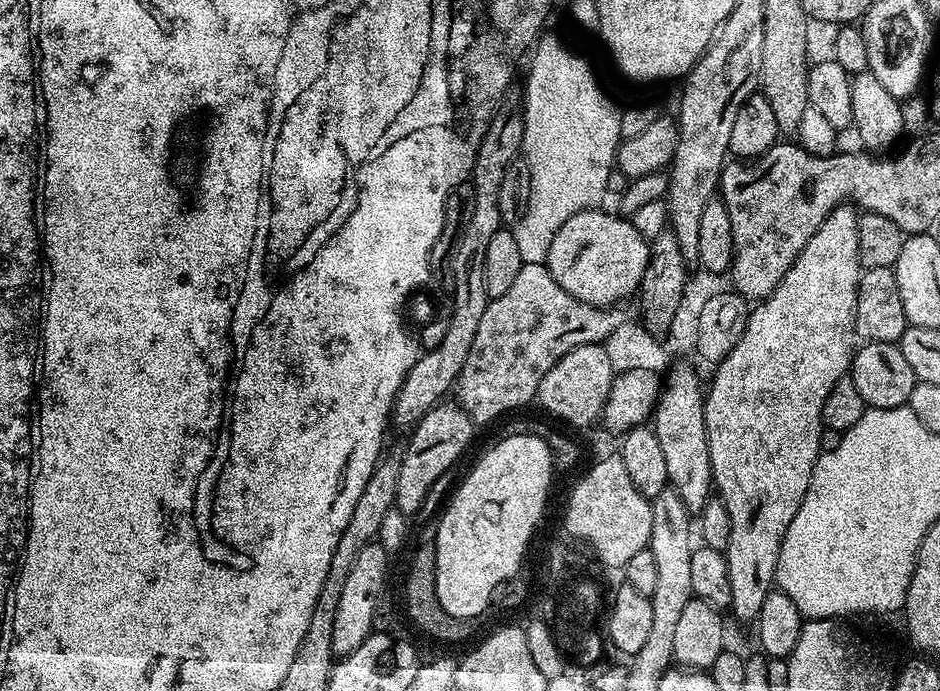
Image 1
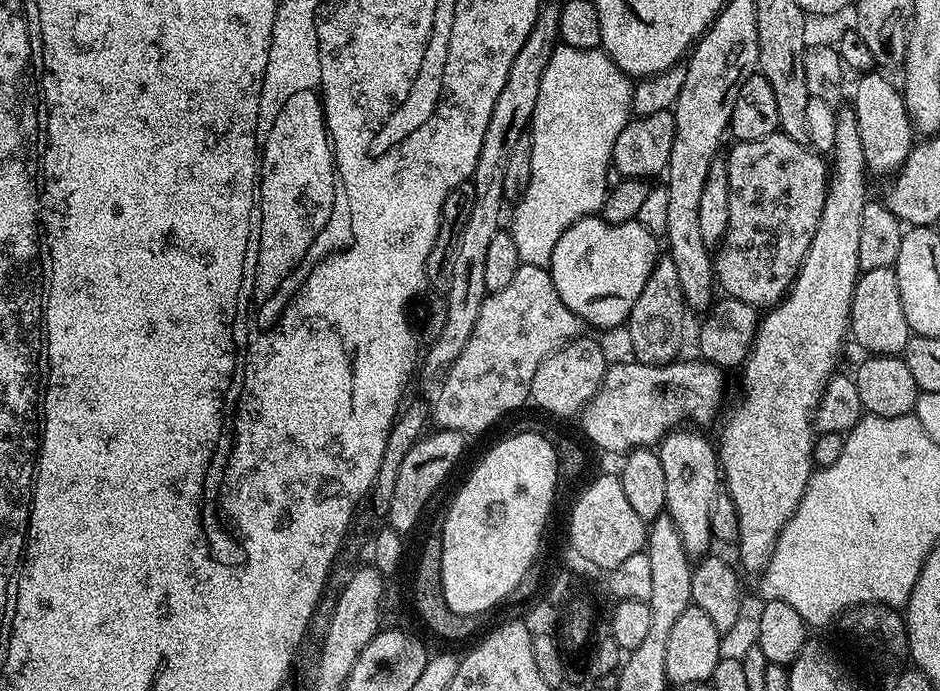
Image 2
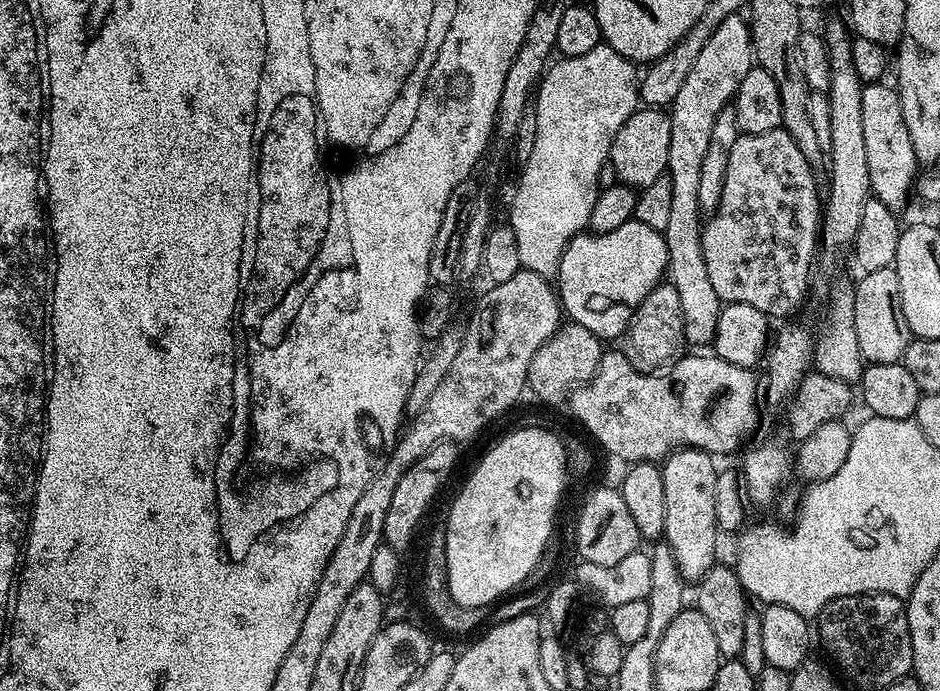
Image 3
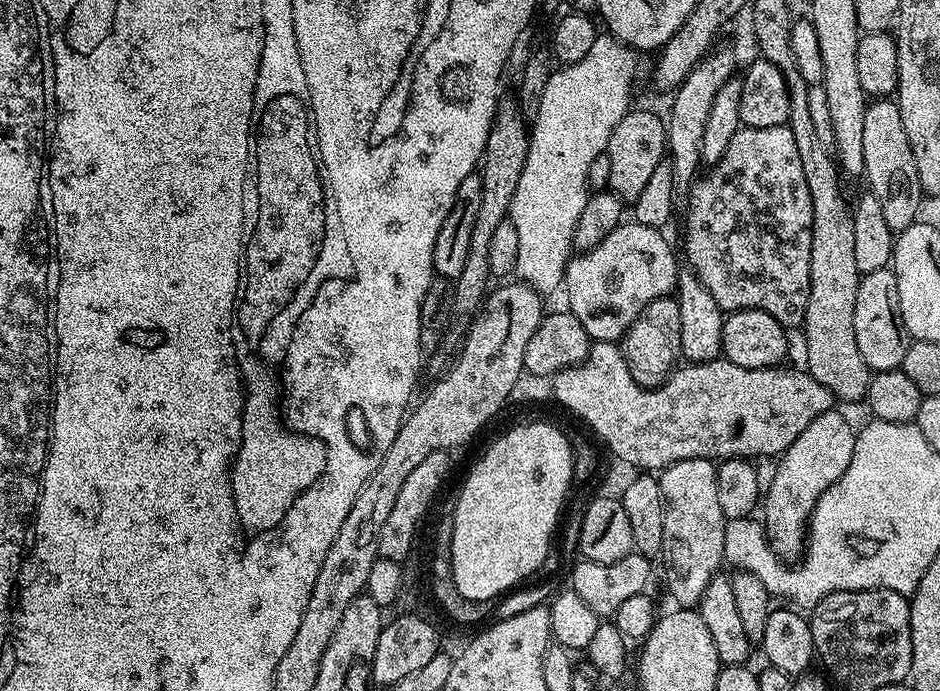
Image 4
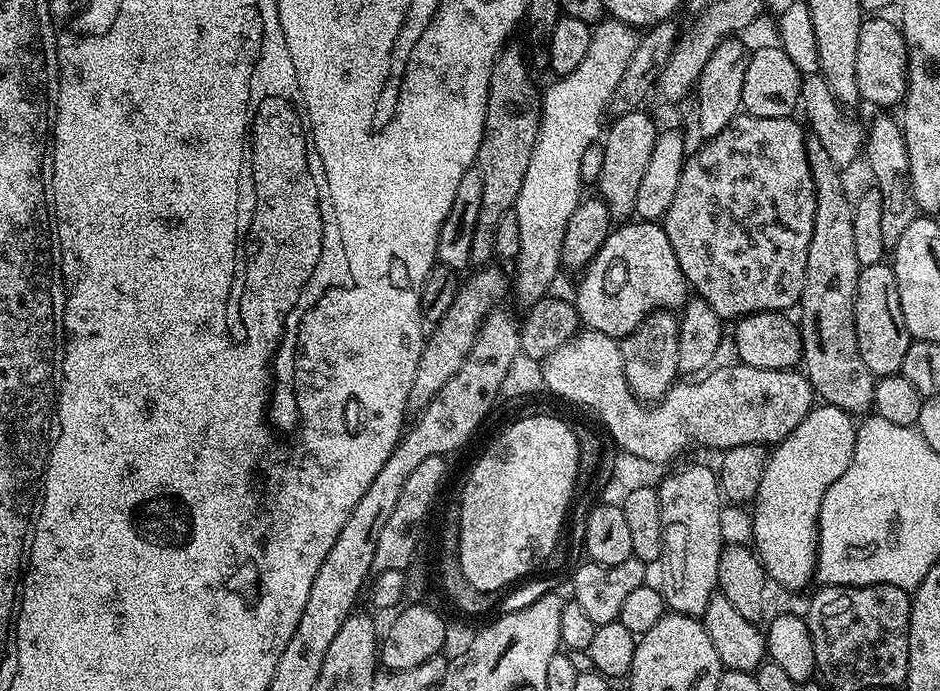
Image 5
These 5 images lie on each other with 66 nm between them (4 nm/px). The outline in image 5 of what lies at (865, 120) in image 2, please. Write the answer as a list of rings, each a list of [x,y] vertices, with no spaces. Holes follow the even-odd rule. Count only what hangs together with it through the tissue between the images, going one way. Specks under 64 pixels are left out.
[[[880,116],[872,125],[867,125],[862,152],[866,160],[868,156],[868,168],[876,179],[874,186],[882,194],[882,242],[885,249],[891,250],[918,215],[910,178],[910,154],[901,121],[897,117],[895,120],[892,116]]]

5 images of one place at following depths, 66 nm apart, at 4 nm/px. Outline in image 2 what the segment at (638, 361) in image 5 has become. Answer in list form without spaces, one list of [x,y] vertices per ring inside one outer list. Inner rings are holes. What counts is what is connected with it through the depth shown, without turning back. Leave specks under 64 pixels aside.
[[[669,258],[657,259],[656,265],[652,268],[650,278],[646,278],[646,286],[642,294],[634,302],[626,321],[628,328],[628,340],[632,343],[631,355],[641,364],[671,364],[681,355],[680,339],[684,336],[684,312],[686,305],[682,294],[682,281],[678,279],[678,269]]]

